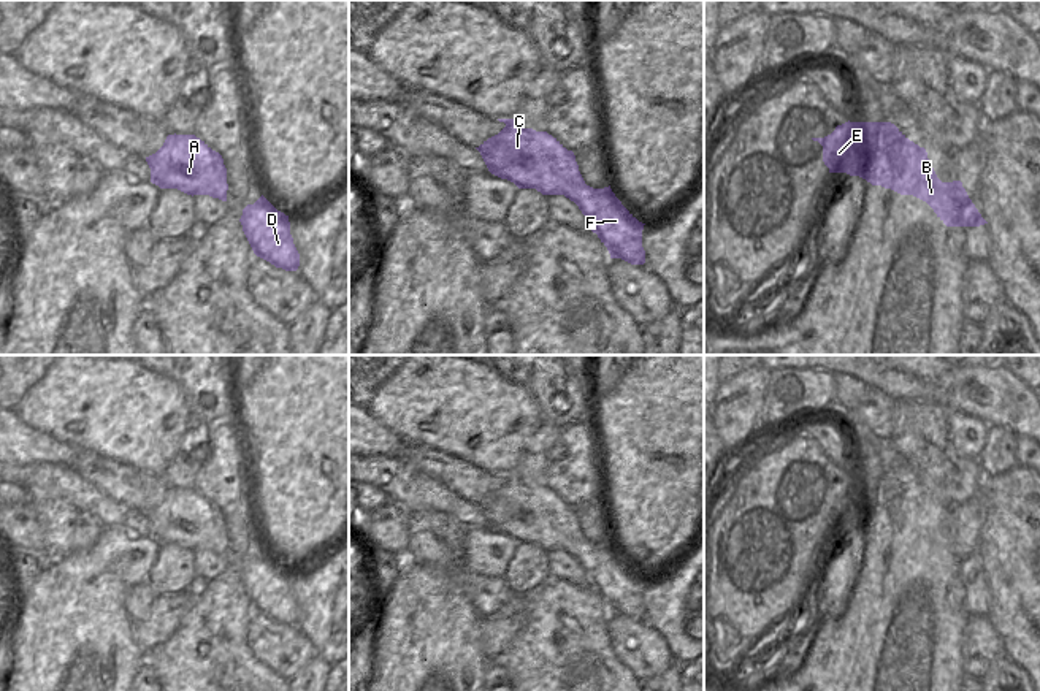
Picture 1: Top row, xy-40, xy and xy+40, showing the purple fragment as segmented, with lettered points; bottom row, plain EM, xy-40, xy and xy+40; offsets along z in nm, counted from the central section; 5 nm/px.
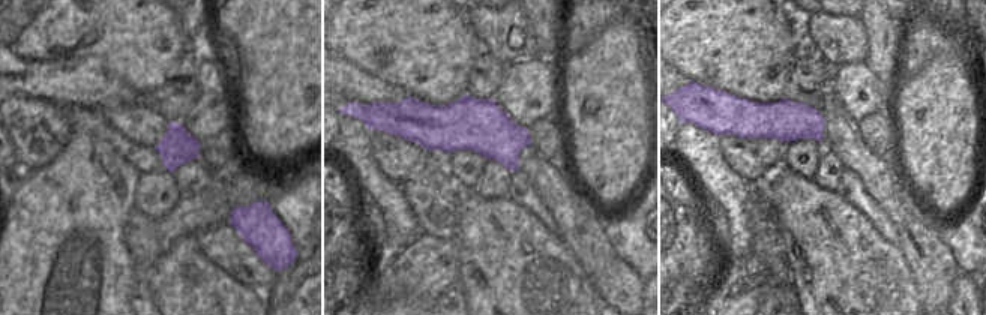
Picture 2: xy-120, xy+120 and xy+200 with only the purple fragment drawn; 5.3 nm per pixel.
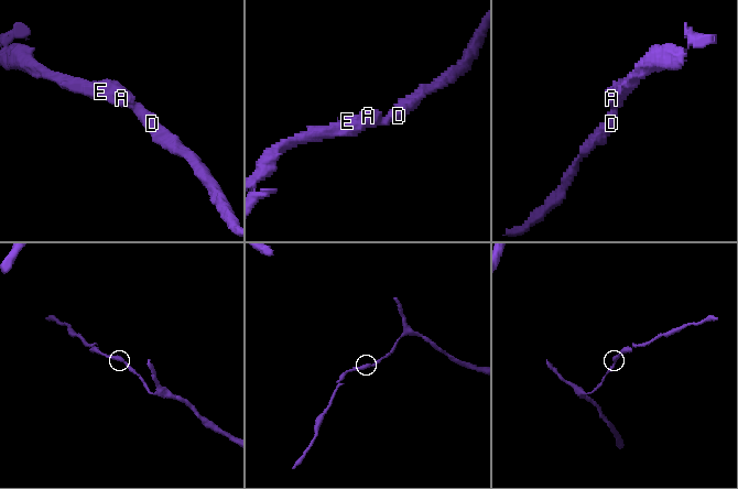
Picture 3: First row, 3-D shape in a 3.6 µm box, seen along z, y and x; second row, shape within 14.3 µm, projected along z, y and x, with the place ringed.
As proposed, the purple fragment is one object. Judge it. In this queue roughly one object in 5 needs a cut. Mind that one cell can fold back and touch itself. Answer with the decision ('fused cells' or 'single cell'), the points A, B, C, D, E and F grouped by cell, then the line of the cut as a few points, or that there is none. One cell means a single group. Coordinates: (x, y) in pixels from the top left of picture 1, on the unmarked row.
single cell | A B C D E F | no cut

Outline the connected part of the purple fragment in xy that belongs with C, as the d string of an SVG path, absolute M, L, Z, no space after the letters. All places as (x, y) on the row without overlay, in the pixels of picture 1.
M514 474L498 475L506 482L476 502L491 529L514 537L518 544L564 550L579 561L610 613L621 613L631 620L645 618L645 578L621 559L610 540L587 540L574 507L547 487L523 483Z

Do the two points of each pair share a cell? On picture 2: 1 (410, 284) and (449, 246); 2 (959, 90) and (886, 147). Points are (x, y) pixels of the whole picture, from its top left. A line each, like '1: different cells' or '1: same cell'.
1: same cell
2: different cells

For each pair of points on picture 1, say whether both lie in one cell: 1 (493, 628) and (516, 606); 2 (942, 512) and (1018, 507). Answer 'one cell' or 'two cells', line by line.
1: one cell
2: two cells

